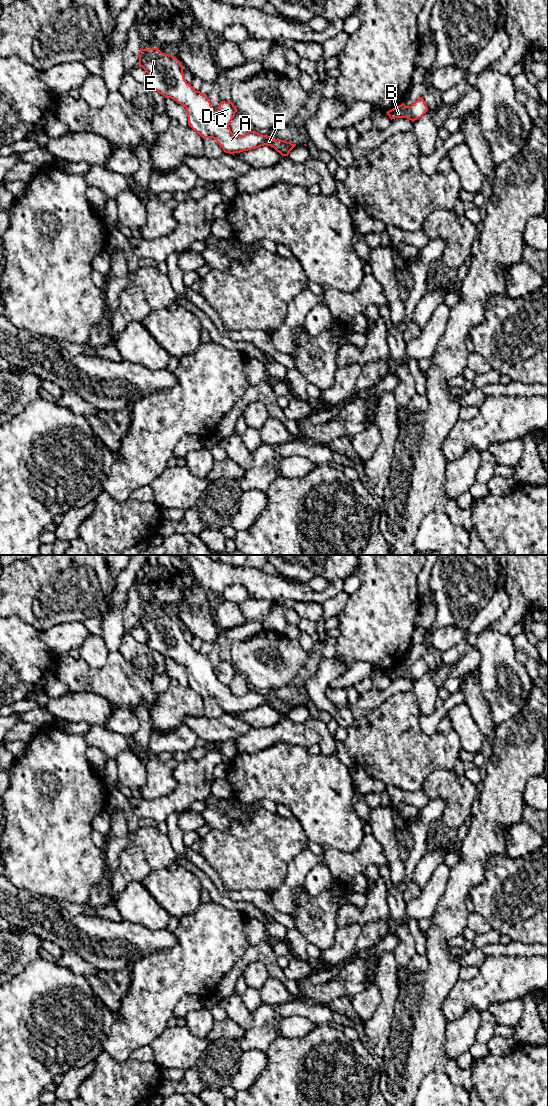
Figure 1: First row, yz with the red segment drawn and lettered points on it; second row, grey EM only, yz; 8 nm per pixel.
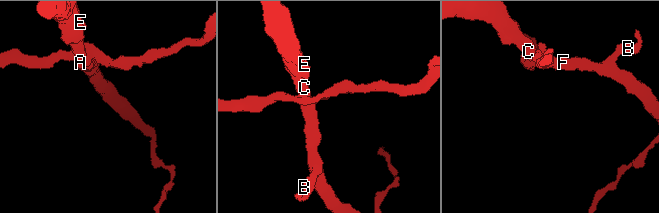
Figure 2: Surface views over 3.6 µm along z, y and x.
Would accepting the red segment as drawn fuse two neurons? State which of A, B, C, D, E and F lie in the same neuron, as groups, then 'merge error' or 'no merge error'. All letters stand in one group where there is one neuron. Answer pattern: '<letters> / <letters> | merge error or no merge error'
A B C E F / D | merge error

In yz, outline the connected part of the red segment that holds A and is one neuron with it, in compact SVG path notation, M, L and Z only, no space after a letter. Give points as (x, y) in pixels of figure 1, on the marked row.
M140 48L138 52L139 66L142 67L149 75L146 84L150 89L157 91L165 98L171 98L186 108L188 125L195 130L203 139L213 138L222 147L225 153L234 154L243 151L259 148L267 145L273 147L282 156L288 156L290 151L296 146L277 138L273 140L270 136L260 134L256 131L248 131L245 135L237 136L232 133L228 125L223 124L216 116L211 102L207 95L196 91L189 84L183 74L183 66L180 61L173 55L165 54L159 51L159 48Z

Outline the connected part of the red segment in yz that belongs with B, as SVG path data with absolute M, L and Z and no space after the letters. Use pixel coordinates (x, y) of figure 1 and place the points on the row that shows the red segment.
M420 97L411 106L406 106L404 103L402 103L398 107L393 108L386 113L391 120L395 118L407 118L414 122L415 120L421 118L427 112L427 110L428 107L423 97Z

